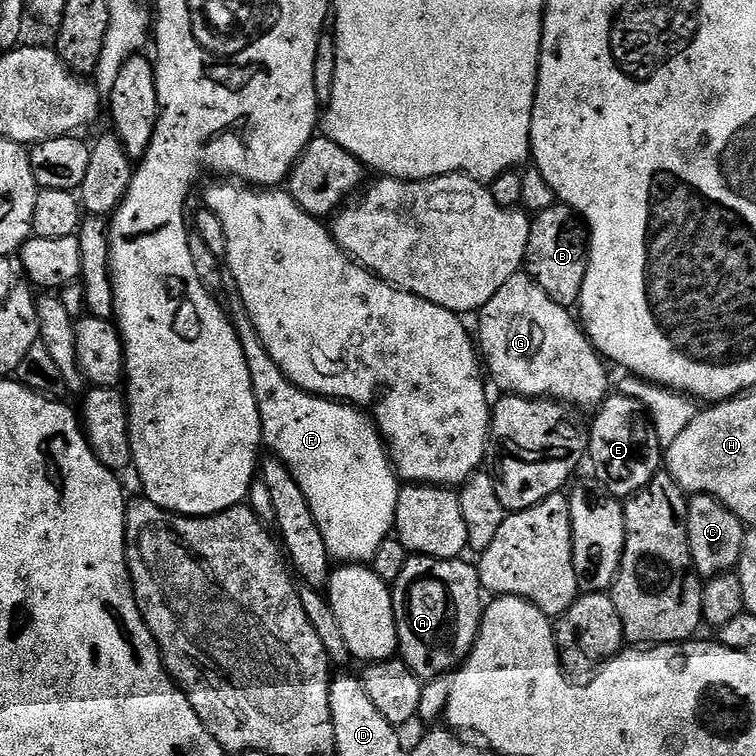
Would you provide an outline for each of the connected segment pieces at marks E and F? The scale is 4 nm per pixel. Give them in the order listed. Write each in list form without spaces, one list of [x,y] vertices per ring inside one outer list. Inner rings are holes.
[[[619,394],[609,395],[595,409],[594,415],[592,424],[590,420],[587,455],[600,479],[599,487],[607,495],[631,498],[641,492],[662,468],[662,445],[652,418],[642,402]]]
[[[227,274],[221,275],[219,291],[224,292],[223,307],[230,313],[231,322],[240,339],[242,354],[246,354],[246,366],[250,366],[250,382],[254,382],[254,398],[258,402],[258,414],[261,415],[263,447],[267,451],[269,448],[272,451],[269,453],[282,461],[290,474],[294,474],[294,482],[302,486],[302,494],[306,494],[306,502],[310,502],[310,510],[314,510],[314,522],[318,522],[318,530],[322,530],[322,538],[326,538],[326,550],[332,555],[333,561],[371,561],[378,546],[382,546],[382,542],[393,535],[398,494],[402,487],[380,429],[369,417],[368,420],[364,417],[367,415],[359,407],[323,396],[313,396],[289,382],[286,374],[278,370],[274,358],[266,354],[266,346],[262,346],[258,330],[254,330],[254,322],[246,310],[246,302],[242,302],[242,294],[234,278]]]

